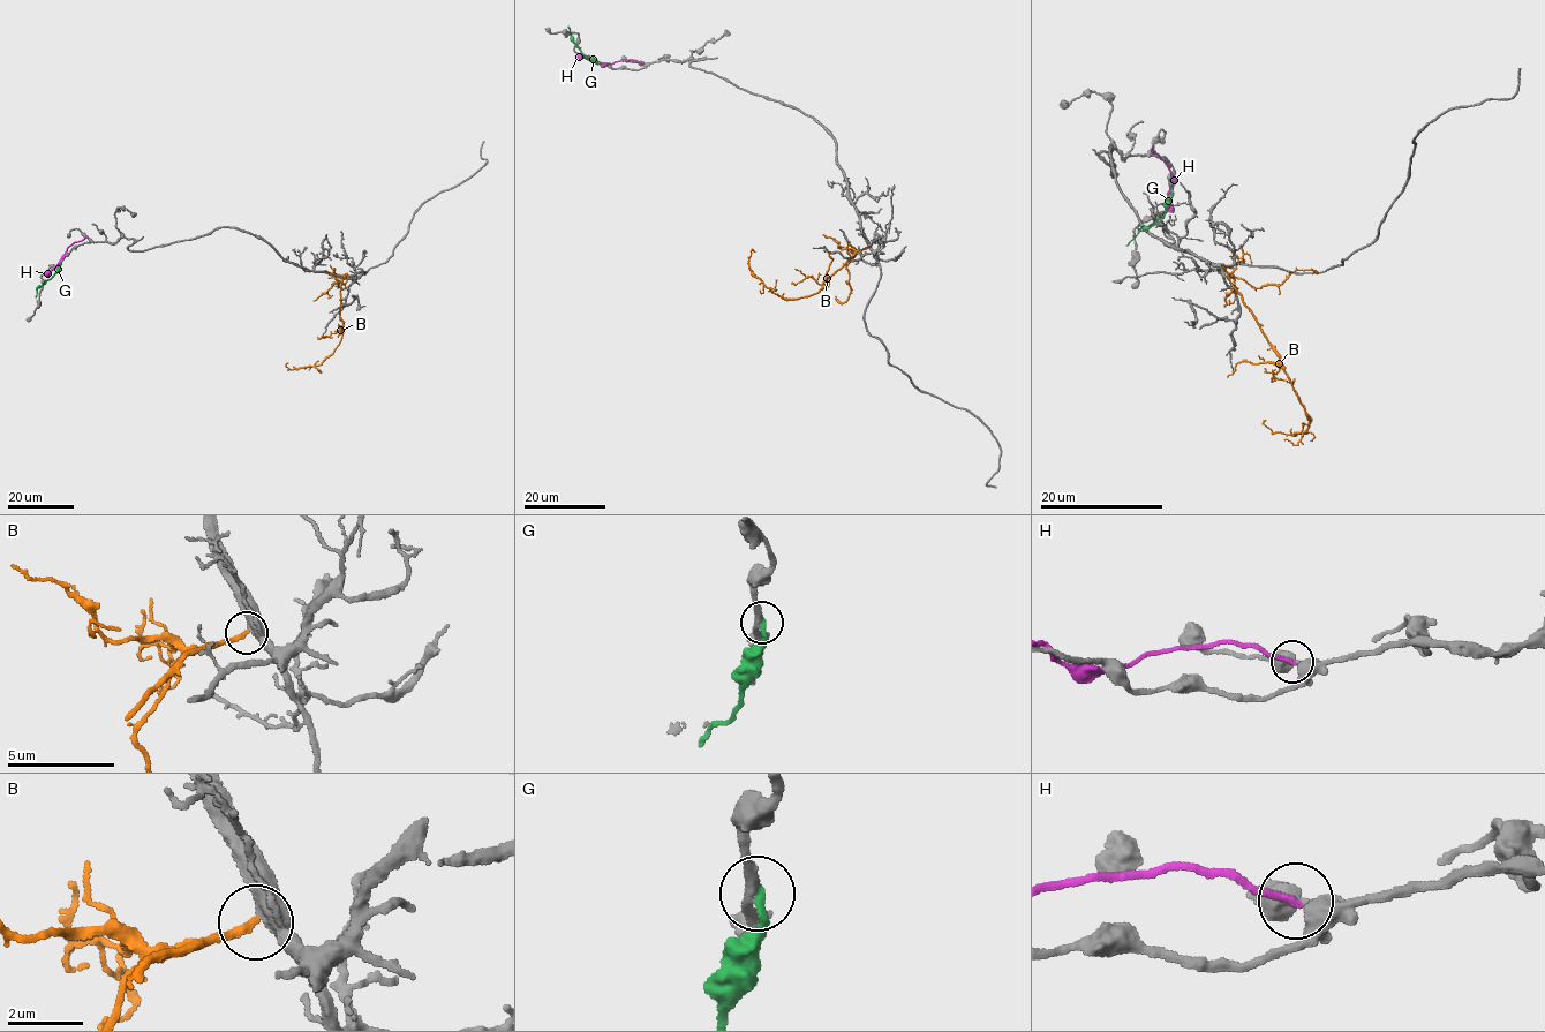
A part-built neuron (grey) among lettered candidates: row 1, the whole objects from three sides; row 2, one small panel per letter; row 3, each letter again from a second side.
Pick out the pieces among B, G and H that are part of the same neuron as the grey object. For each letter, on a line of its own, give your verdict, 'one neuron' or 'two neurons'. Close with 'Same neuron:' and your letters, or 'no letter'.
B: one neuron
G: two neurons
H: two neurons
Same neuron: B

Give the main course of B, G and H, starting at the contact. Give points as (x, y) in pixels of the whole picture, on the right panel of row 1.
B: (1222, 264), (1279, 359), (1310, 420), (1305, 432), (1287, 434), (1273, 431), (1264, 424), (1266, 420)
G: (1170, 189), (1173, 195), (1162, 217), (1143, 226), (1125, 246)
H: (1153, 145), (1152, 150), (1169, 167), (1173, 185), (1167, 200), (1168, 211)

